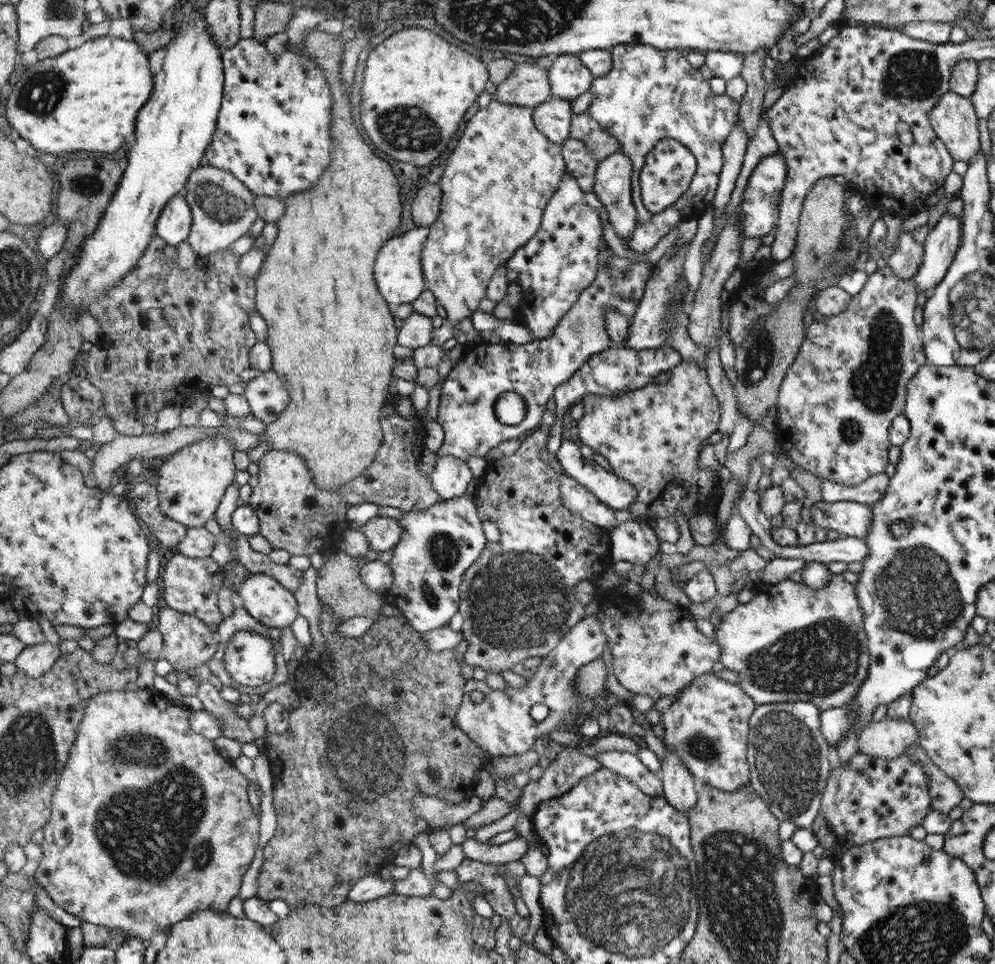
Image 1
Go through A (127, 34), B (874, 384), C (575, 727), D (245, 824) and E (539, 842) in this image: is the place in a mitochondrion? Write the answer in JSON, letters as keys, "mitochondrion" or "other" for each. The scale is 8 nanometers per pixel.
{"A":"other","B":"mitochondrion","C":"other","D":"other","E":"other"}

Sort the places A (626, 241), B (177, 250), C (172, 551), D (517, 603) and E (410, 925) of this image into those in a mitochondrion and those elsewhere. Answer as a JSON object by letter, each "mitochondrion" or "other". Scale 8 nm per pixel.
{"A":"other","B":"other","C":"other","D":"mitochondrion","E":"other"}

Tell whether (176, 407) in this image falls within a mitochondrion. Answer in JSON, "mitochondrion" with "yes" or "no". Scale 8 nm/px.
{"mitochondrion":"no"}

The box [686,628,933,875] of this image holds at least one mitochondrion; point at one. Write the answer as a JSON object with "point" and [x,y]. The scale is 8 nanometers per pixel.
{"point":[787,760]}

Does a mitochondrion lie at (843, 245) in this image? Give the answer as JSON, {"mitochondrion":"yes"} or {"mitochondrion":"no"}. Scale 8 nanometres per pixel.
{"mitochondrion":"yes"}

